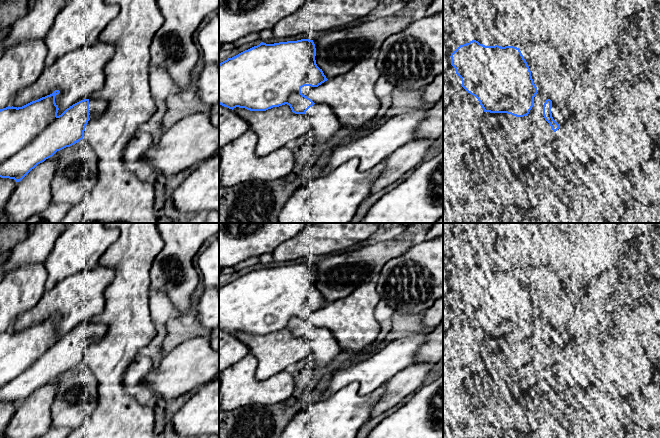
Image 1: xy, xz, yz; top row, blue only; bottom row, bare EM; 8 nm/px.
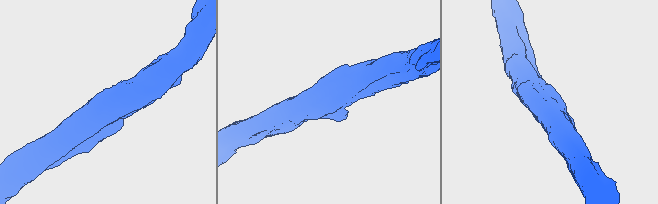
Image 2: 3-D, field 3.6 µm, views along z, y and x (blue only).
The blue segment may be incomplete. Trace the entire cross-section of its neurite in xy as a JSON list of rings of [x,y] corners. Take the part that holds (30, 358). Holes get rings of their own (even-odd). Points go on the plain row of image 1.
[[[55,314],[52,318],[32,325],[22,331],[6,331],[0,333],[0,401],[21,405],[32,393],[46,383],[52,381],[57,375],[70,371],[84,361],[86,349],[95,339],[102,337],[106,329],[101,324],[84,323],[69,332],[61,339],[58,337],[58,329],[55,327],[55,320],[60,317]]]

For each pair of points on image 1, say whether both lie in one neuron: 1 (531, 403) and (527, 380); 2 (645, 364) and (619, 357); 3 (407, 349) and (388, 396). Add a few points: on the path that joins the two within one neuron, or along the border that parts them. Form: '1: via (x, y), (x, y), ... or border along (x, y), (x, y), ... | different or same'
1: border along (536, 380), (511, 403) | different
2: via (639, 364), (625, 363) | same
3: border along (412, 362), (399, 370), (386, 382) | different

